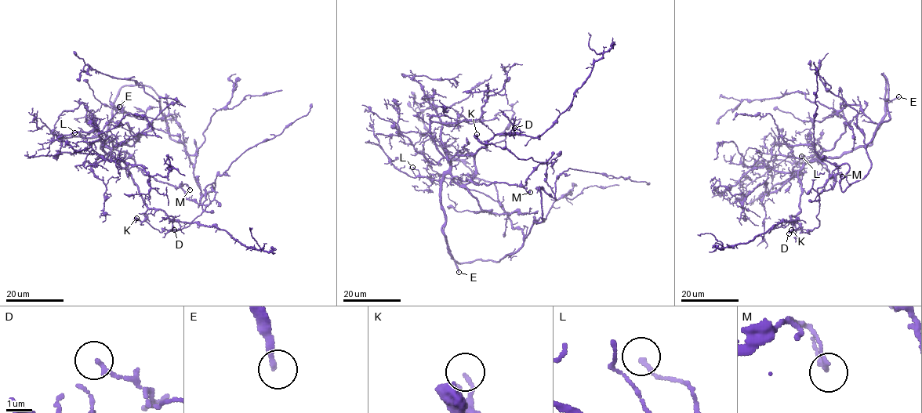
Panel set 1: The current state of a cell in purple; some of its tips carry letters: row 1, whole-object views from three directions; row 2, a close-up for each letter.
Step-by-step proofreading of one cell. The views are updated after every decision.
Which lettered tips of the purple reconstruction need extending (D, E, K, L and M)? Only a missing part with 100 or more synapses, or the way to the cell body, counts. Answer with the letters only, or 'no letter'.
E

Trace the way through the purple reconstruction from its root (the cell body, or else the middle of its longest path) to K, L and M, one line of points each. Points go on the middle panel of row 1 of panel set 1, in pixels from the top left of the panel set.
K: (555, 199), (546, 181), (545, 163), (531, 157), (517, 158), (506, 149), (481, 143), (477, 134)
L: (555, 199), (542, 163), (522, 186), (477, 185), (449, 174), (440, 182), (422, 176), (412, 167)
M: (555, 199), (554, 193), (546, 181), (545, 163), (539, 164), (522, 185), (530, 192)

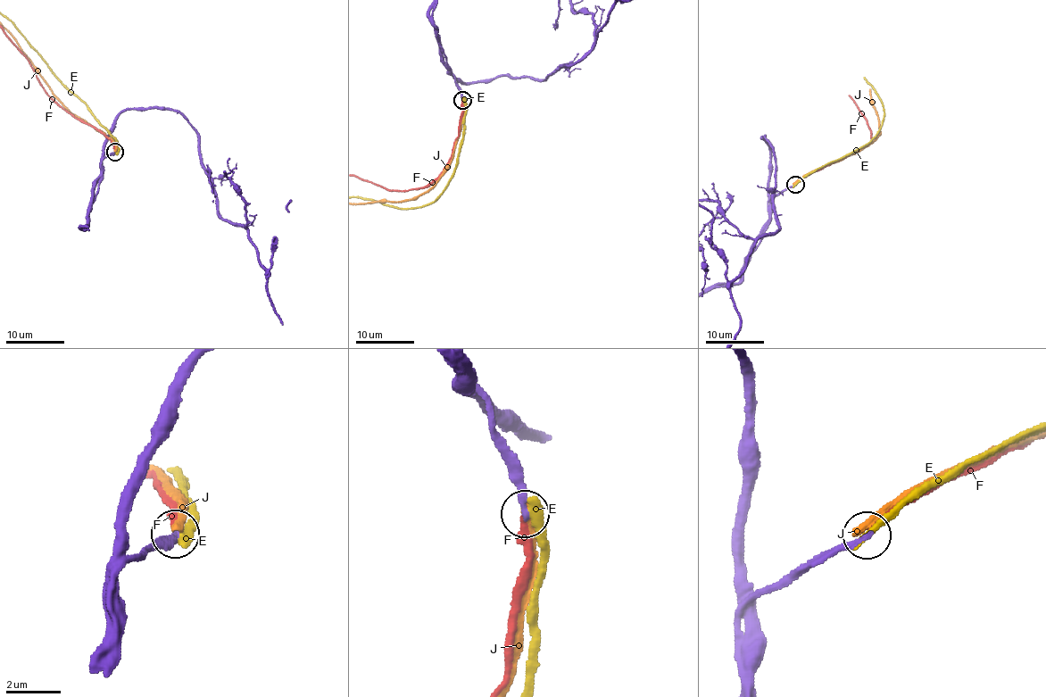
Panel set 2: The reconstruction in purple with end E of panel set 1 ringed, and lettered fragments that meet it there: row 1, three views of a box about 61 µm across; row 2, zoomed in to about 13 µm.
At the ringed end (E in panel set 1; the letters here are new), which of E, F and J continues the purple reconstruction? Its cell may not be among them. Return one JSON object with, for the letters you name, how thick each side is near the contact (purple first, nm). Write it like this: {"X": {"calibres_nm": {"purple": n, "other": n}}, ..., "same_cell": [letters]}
{"same_cell": []}

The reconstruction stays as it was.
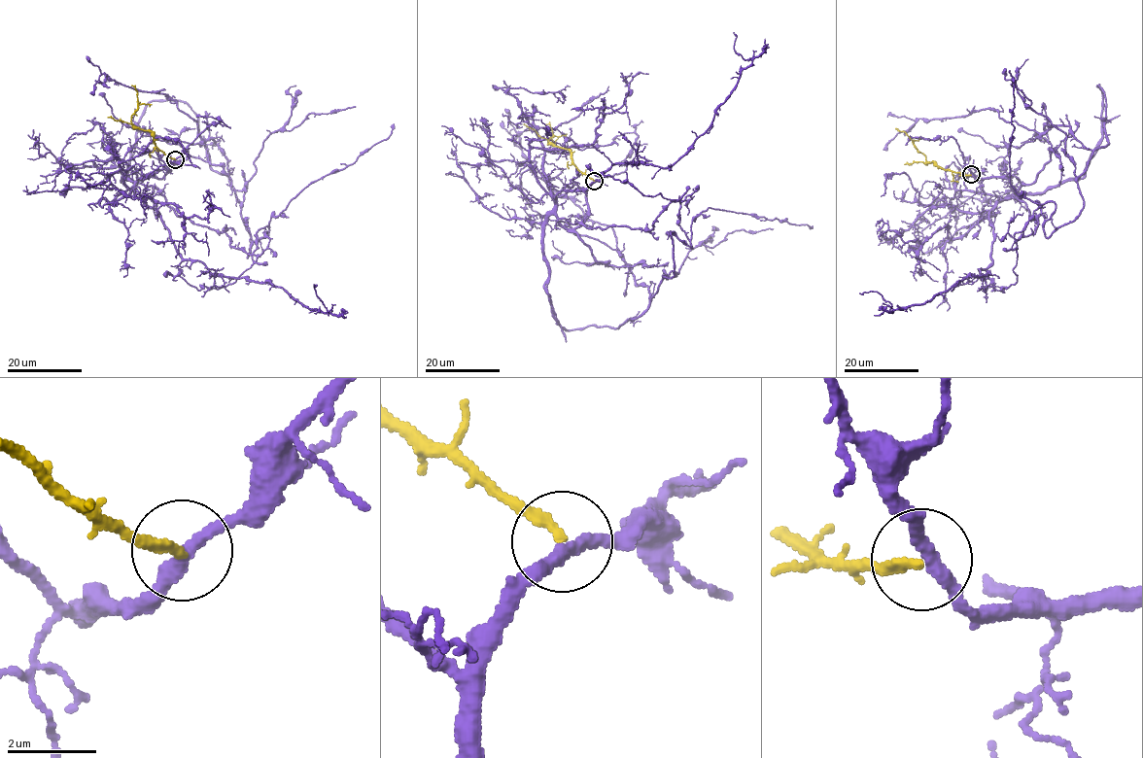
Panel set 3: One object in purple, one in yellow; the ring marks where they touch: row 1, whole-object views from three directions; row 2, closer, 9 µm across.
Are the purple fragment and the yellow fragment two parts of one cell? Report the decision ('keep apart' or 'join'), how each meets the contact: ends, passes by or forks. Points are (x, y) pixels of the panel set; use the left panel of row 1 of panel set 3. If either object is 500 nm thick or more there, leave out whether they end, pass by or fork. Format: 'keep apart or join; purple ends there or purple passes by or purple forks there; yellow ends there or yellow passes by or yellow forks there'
join; purple passes by; yellow ends there

